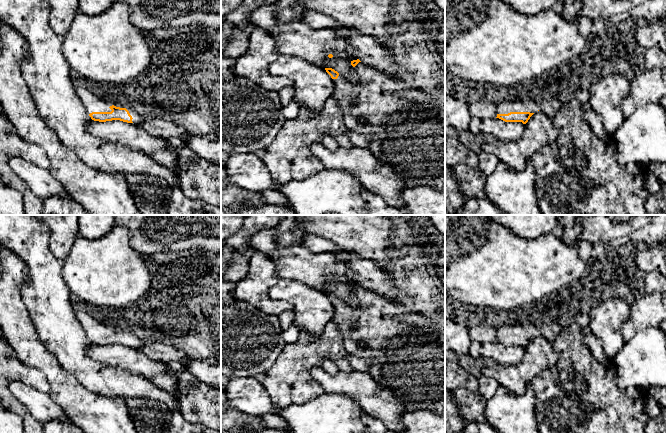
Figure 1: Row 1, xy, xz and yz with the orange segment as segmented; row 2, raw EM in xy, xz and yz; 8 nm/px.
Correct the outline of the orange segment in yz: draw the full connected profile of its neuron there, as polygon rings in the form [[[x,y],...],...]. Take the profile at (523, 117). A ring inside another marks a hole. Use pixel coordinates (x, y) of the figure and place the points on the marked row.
[[[531,97],[526,100],[505,101],[496,105],[497,117],[505,122],[526,124],[530,117],[539,110],[540,100]]]

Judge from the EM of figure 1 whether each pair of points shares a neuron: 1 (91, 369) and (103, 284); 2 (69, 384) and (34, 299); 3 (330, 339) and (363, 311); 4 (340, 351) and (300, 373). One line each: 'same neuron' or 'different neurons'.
1: different neurons
2: different neurons
3: different neurons
4: same neuron

